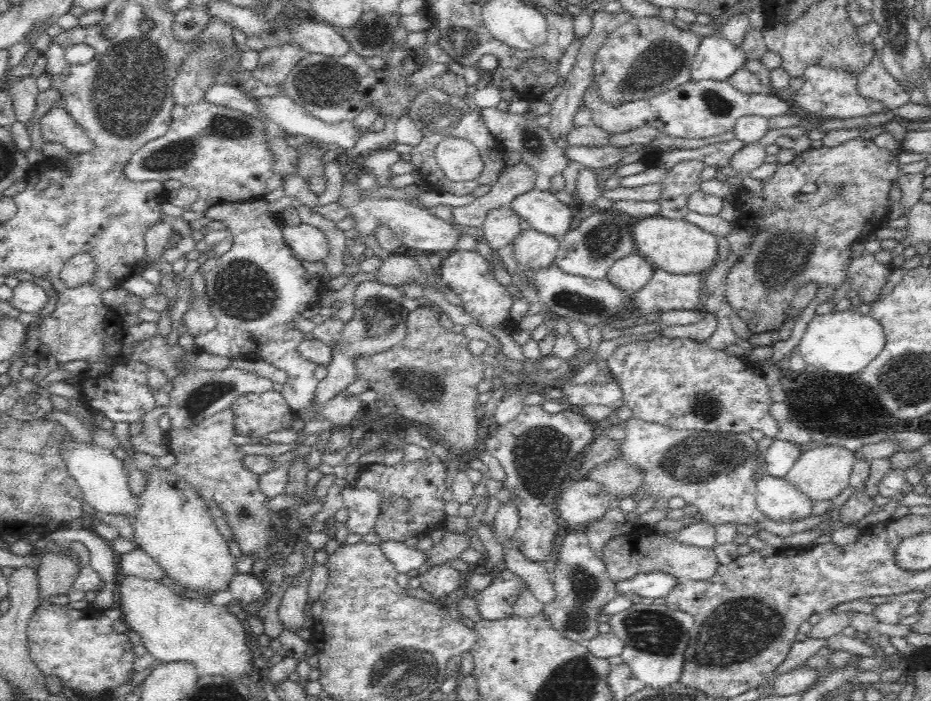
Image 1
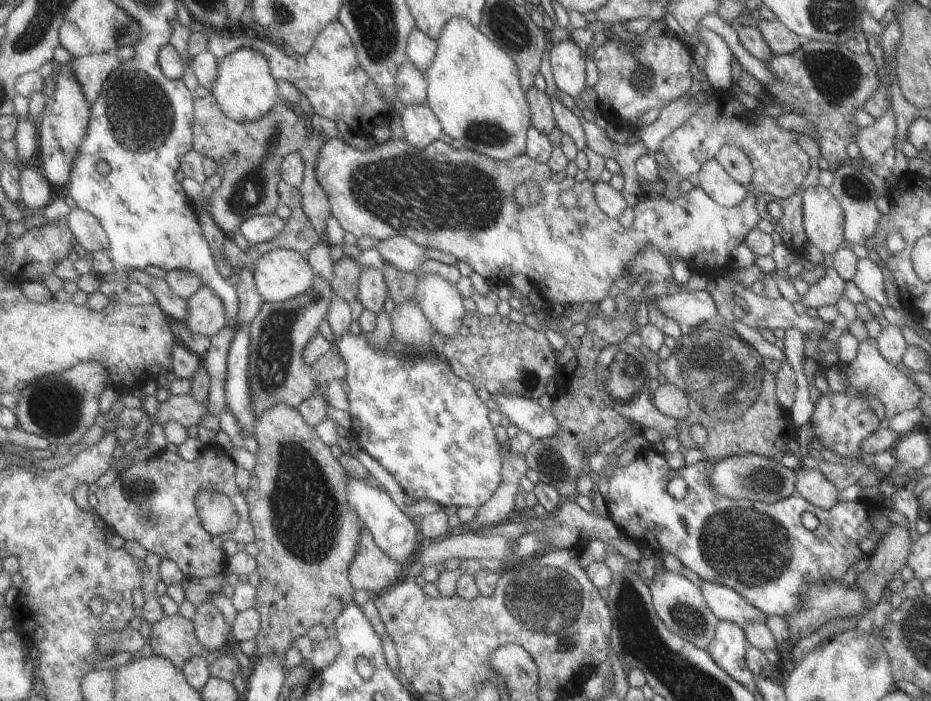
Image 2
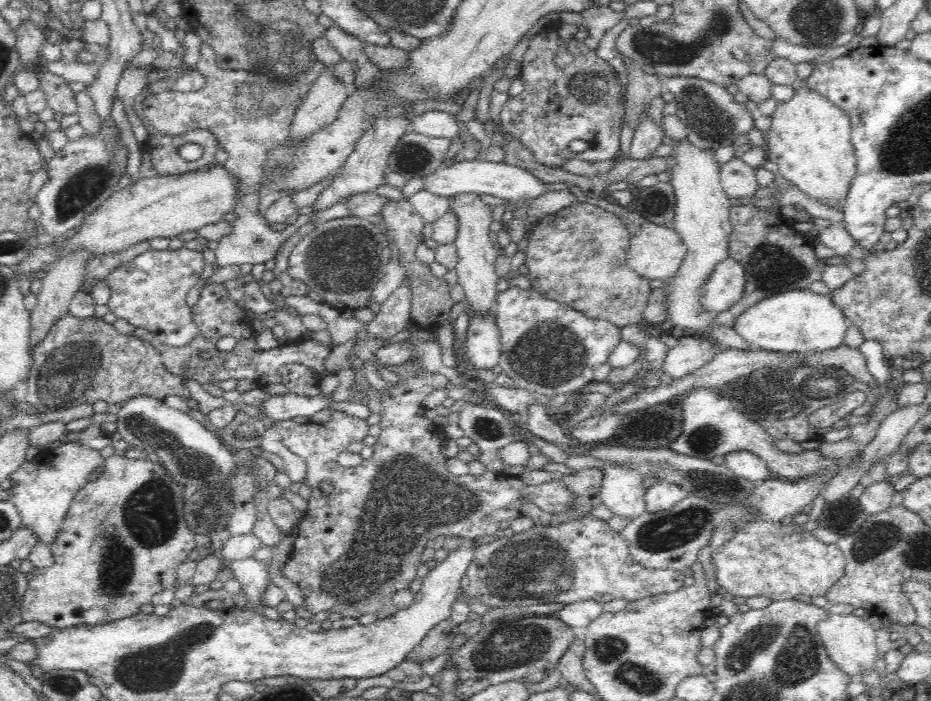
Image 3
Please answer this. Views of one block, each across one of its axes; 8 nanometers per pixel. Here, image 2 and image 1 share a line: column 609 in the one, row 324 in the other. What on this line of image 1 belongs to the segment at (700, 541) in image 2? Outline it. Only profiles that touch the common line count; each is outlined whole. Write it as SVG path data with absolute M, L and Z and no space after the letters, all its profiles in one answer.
M456 251L443 259L438 270L442 274L442 283L447 285L462 300L466 314L474 320L482 330L500 330L506 336L514 336L519 328L518 320L512 317L514 296L510 288L501 286L488 268L488 263L476 251Z

